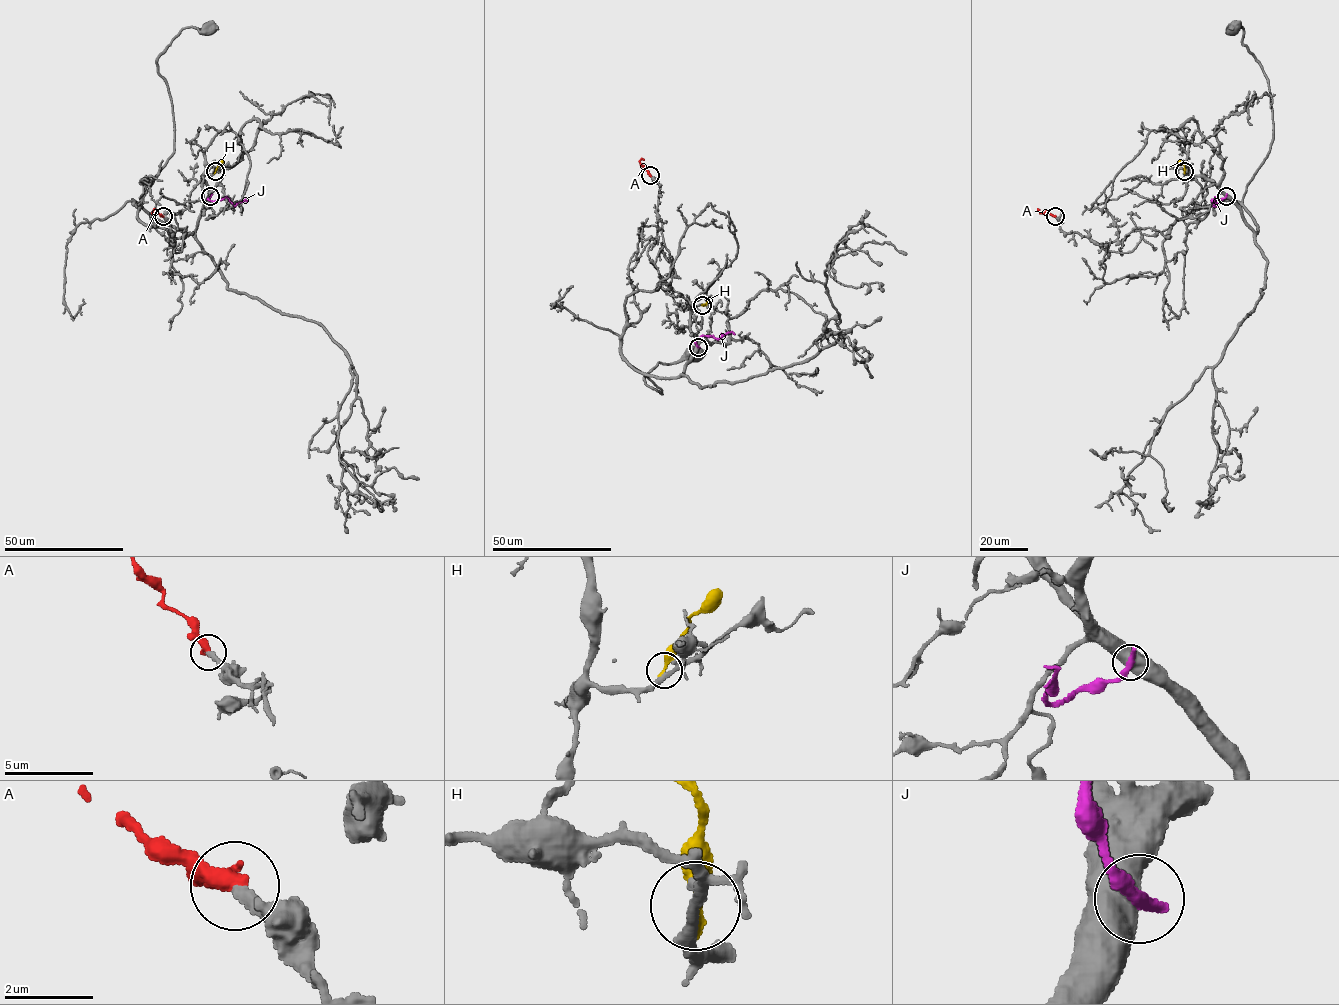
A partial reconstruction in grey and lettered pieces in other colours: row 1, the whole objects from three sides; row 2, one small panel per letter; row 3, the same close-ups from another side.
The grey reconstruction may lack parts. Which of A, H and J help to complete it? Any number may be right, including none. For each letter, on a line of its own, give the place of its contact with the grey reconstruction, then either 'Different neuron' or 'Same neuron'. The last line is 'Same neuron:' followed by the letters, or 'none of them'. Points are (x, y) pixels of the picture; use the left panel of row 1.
A: Touches grey at (163, 216). Different neuron
H: Touches grey at (215, 171). Different neuron
J: Touches grey at (210, 196). Different neuron
Same neuron: none of them

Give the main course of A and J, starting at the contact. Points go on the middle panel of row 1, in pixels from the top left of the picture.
A: (650, 175), (640, 162), (644, 160)
J: (698, 347), (695, 340), (702, 335), (719, 339), (725, 334), (734, 334)

